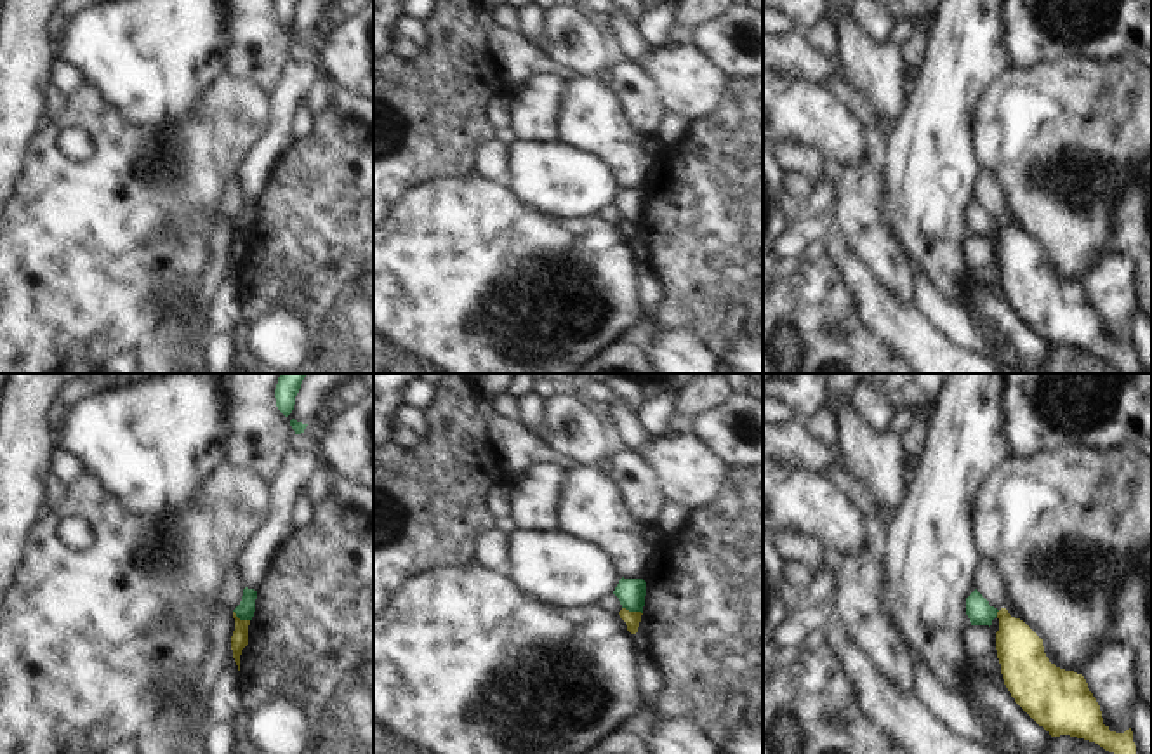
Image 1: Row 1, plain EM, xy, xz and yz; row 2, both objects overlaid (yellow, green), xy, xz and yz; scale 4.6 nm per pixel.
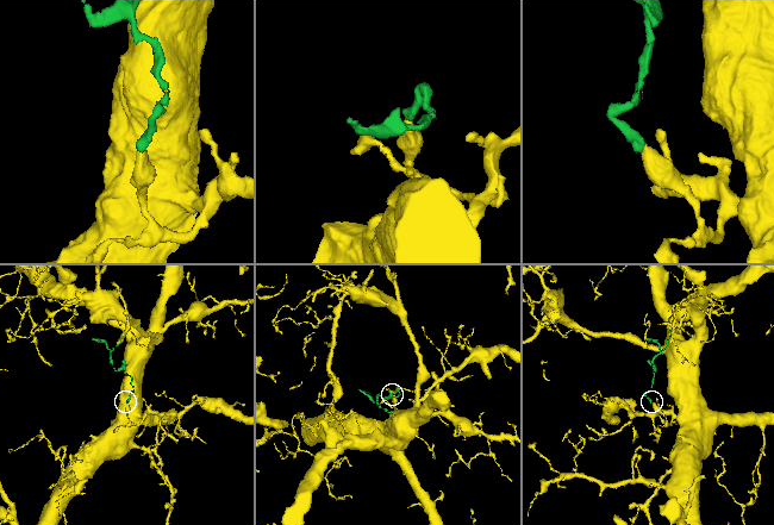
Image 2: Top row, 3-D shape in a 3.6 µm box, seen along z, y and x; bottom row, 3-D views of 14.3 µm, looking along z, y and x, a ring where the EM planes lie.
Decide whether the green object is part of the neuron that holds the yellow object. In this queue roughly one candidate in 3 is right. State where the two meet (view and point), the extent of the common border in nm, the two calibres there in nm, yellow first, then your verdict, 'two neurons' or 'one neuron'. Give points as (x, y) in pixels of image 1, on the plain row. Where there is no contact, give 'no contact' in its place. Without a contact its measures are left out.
xz (633, 223) | 100 nm | 70/130 nm | two neurons

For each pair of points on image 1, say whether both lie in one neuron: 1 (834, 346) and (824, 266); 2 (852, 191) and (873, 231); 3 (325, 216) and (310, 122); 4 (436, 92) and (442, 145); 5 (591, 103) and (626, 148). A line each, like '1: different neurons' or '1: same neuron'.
1: same neuron
2: same neuron
3: different neurons
4: same neuron
5: same neuron

